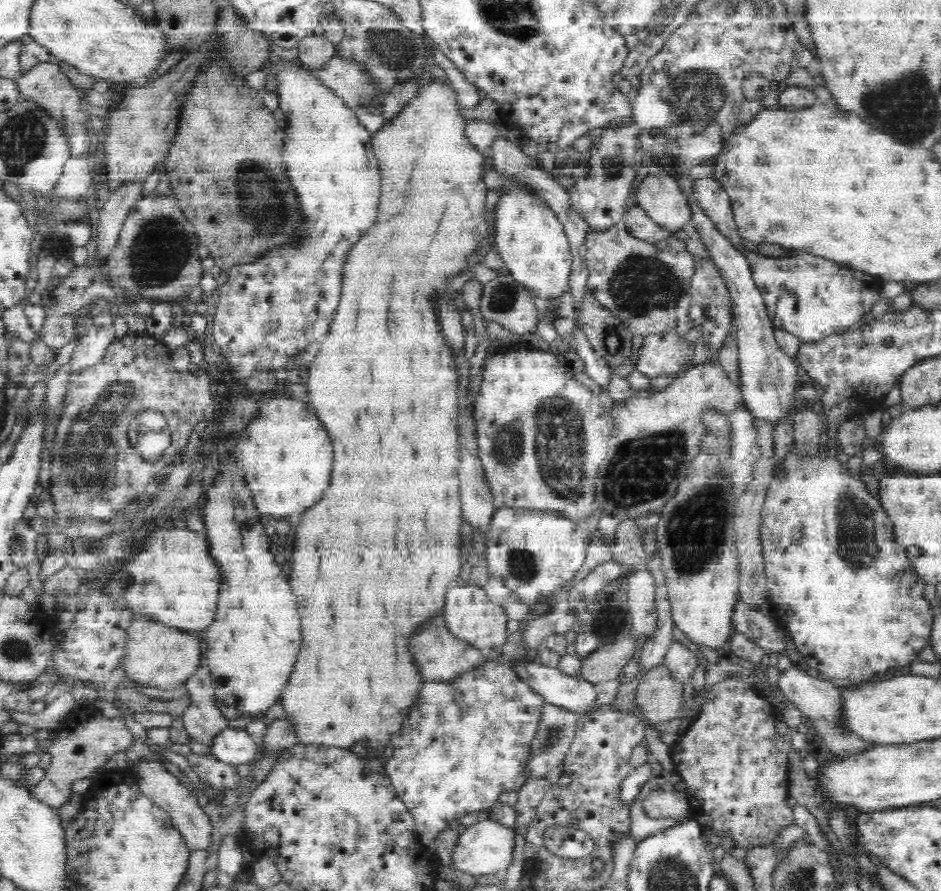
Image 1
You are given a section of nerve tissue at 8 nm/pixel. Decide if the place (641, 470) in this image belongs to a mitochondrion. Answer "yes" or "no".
yes

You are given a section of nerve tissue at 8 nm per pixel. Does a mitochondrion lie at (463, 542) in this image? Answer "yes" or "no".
no

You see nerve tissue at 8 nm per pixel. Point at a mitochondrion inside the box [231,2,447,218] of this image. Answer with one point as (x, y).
(387, 49)

